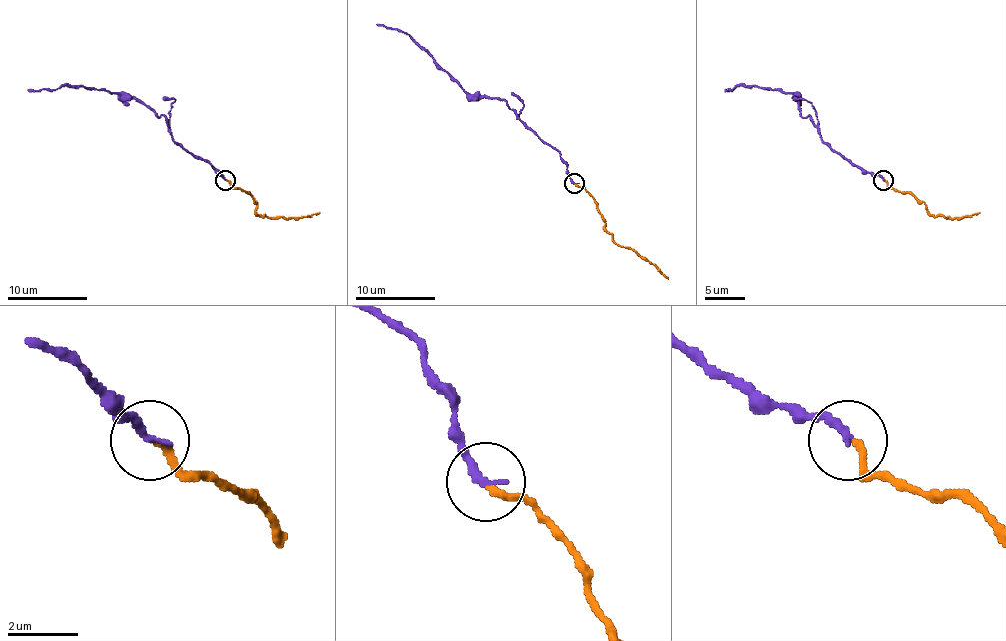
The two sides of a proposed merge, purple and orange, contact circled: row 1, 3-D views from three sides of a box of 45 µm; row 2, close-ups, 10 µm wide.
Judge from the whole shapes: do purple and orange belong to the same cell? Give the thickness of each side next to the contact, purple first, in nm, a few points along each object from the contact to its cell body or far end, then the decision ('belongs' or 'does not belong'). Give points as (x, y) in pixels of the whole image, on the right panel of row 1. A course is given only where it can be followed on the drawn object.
240 nm thick on the purple side, 180 nm on the other; purple runs (883, 179), (841, 157), (821, 138), (813, 120), (801, 116), (795, 98), (777, 90), (737, 86), (725, 90); orange runs (885, 179), (887, 185), (913, 193), (925, 203), (929, 213), (971, 217), (979, 211); belongs

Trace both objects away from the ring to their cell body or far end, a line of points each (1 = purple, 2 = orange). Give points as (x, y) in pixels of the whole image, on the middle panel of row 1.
1: (573, 182), (567, 164), (555, 149), (529, 131), (506, 101), (470, 95), (410, 37), (376, 25)
2: (573, 184), (581, 186), (593, 198), (605, 228), (617, 244), (629, 246), (647, 258), (667, 278)

